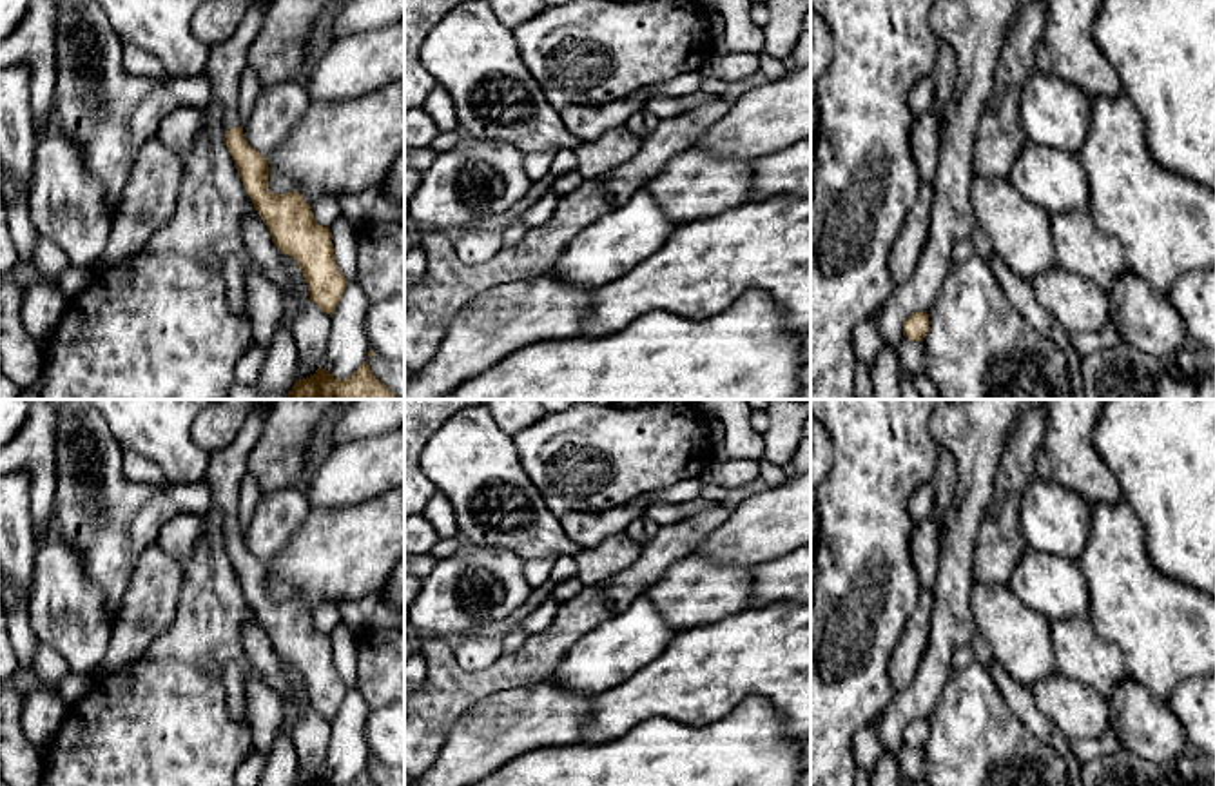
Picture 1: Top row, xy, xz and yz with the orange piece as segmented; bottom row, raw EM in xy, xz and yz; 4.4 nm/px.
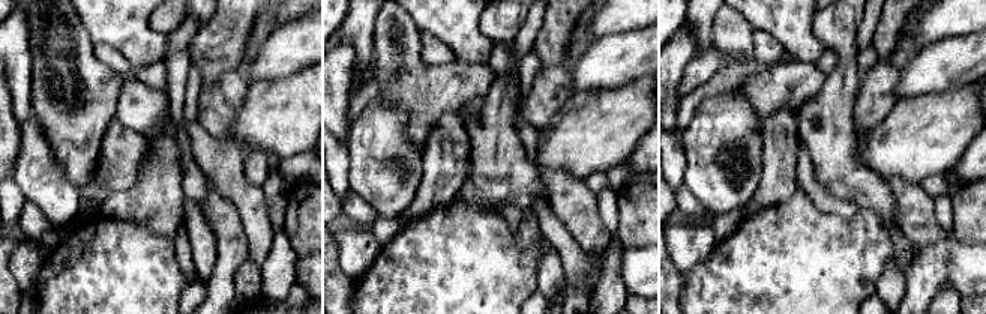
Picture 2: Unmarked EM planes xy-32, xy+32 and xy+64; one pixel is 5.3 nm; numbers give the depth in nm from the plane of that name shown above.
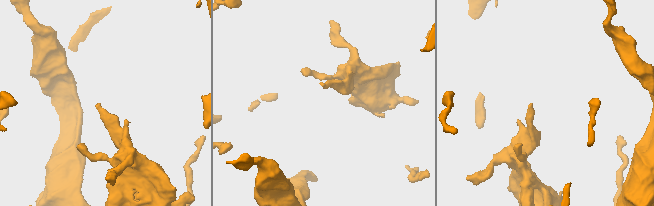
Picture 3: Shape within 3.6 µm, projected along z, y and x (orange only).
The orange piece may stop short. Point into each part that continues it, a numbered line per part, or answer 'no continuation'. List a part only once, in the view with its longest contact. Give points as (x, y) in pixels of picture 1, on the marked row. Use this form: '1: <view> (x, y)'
1: xy (227, 60)

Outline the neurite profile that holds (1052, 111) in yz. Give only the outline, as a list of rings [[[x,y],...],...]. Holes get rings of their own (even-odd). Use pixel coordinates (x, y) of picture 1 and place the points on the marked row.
[[[1034,71],[1019,93],[1026,140],[1077,154],[1090,129],[1092,98],[1074,84]]]

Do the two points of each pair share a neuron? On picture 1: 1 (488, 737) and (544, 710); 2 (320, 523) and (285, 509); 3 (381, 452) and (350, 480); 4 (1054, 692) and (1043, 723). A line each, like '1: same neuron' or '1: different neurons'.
1: same neuron
2: different neurons
3: same neuron
4: different neurons

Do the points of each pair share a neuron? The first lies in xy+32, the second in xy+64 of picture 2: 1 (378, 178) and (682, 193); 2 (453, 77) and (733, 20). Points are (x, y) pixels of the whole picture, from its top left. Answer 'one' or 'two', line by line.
1: two
2: one

